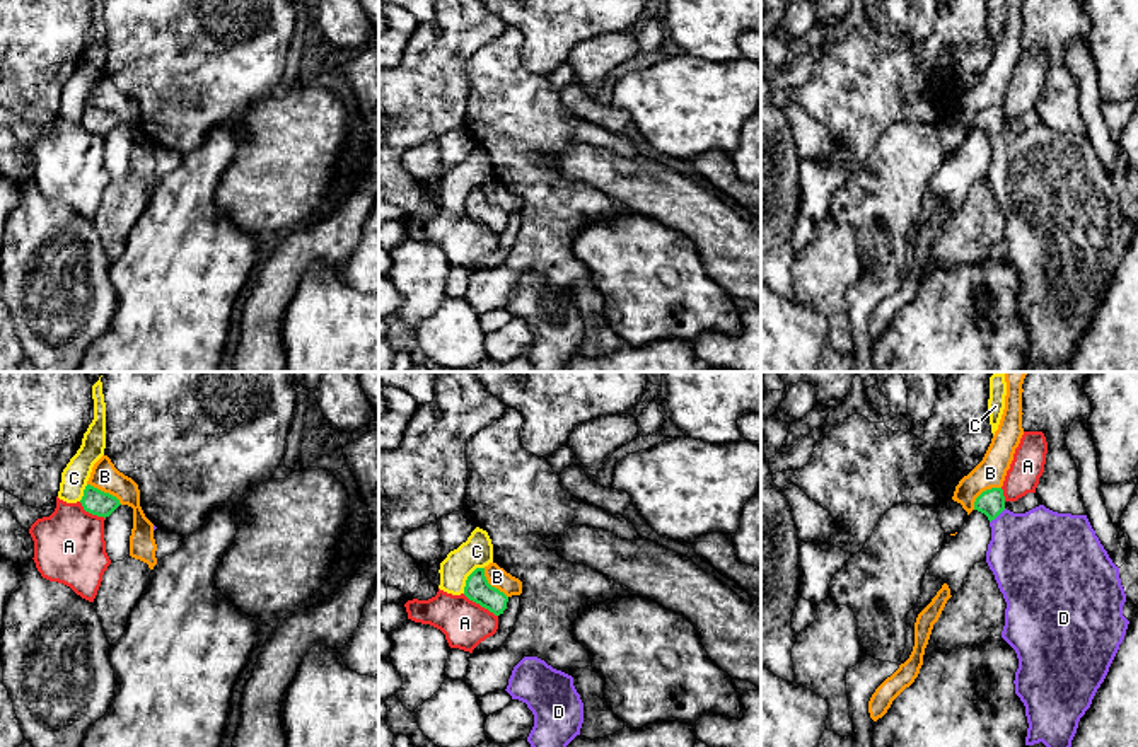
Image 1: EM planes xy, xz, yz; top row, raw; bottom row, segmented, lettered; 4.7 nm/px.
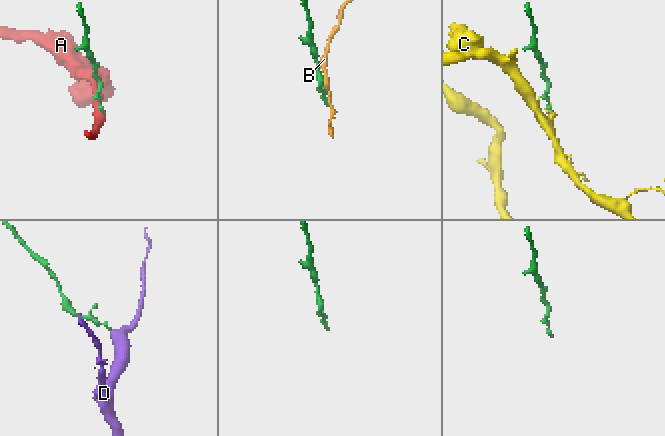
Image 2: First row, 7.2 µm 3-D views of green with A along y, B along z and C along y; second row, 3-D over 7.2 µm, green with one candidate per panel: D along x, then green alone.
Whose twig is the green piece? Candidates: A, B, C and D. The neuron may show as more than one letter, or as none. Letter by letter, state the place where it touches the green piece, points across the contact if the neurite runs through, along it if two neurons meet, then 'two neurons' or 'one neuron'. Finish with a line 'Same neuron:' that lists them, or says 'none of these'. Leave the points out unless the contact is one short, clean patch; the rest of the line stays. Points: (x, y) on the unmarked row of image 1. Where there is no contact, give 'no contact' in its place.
A: xz (480, 222) | two neurons
B: xy (103, 110) | along xy (87, 101), (111, 111), (121, 121) | two neurons
C: xz (468, 195) | along xz (483, 185), (478, 185), (468, 195), (463, 210) | two neurons
D: yz (997, 133) | across yz (992, 120), (997, 133), (1033, 173) | one neuron
Same neuron: D

